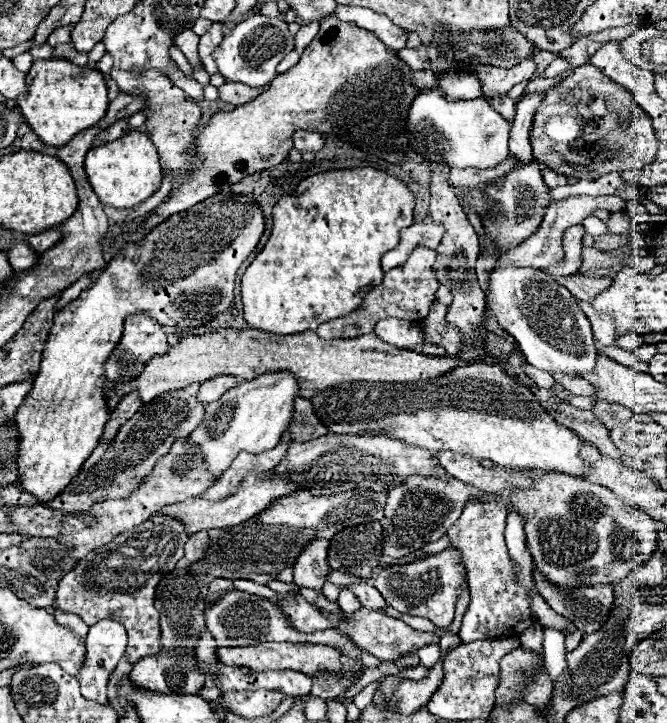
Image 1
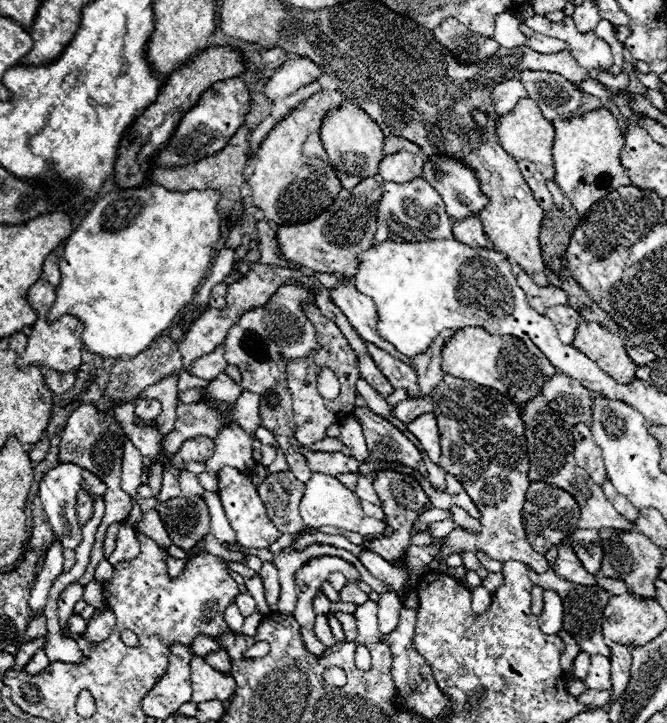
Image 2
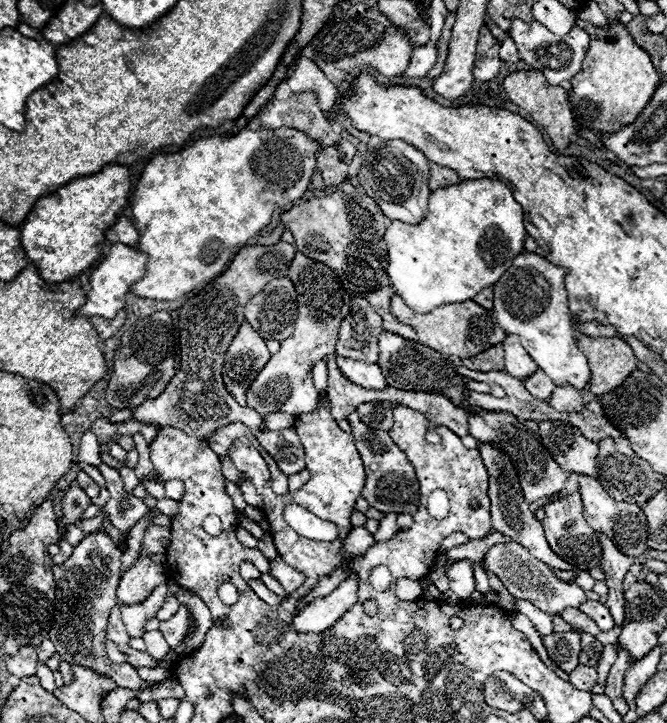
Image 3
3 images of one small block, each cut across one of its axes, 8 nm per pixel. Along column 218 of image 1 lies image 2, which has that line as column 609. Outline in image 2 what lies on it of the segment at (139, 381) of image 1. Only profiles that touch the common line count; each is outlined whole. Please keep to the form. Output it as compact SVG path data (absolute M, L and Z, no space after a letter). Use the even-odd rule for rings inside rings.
M582 322L576 330L574 348L582 350L590 360L594 360L600 370L610 374L616 382L628 384L636 376L638 366L626 354L626 348L618 336L614 336L608 328L596 322Z

